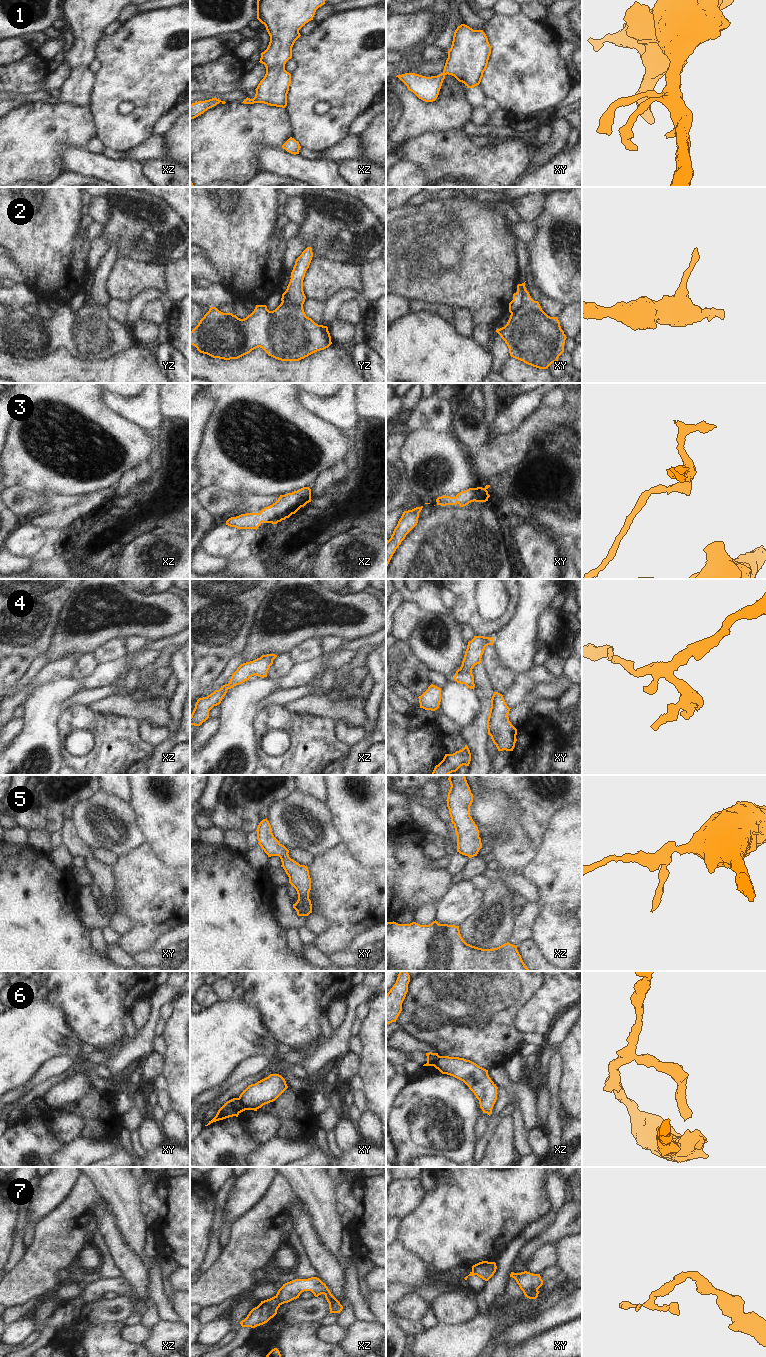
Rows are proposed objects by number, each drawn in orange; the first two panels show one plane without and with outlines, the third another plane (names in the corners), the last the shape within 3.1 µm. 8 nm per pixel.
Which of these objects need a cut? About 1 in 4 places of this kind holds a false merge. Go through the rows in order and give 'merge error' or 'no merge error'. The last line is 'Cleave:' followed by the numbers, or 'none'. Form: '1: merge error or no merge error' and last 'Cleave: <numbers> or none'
1: no merge error
2: merge error
3: no merge error
4: merge error
5: no merge error
6: merge error
7: merge error
Cleave: 2, 4, 6, 7

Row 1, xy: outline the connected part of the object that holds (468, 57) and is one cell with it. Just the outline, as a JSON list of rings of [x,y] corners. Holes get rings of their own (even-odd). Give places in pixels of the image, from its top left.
[[[461,24],[454,32],[444,70],[437,76],[426,77],[415,73],[397,75],[419,99],[433,102],[437,99],[445,76],[452,75],[467,88],[480,84],[487,68],[491,46],[483,30],[473,30]]]

